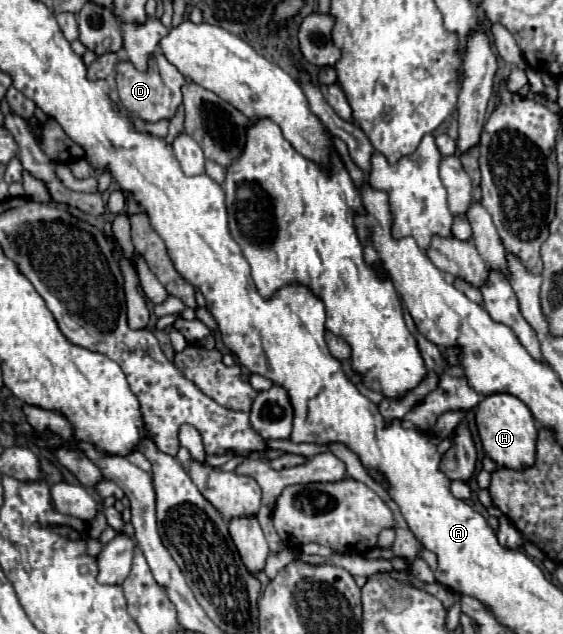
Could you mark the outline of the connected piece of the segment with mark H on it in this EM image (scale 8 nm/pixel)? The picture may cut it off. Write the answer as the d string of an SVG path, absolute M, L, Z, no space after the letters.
M493 393L481 399L475 407L475 421L485 453L499 465L509 469L525 469L535 463L537 427L529 407L509 393Z

